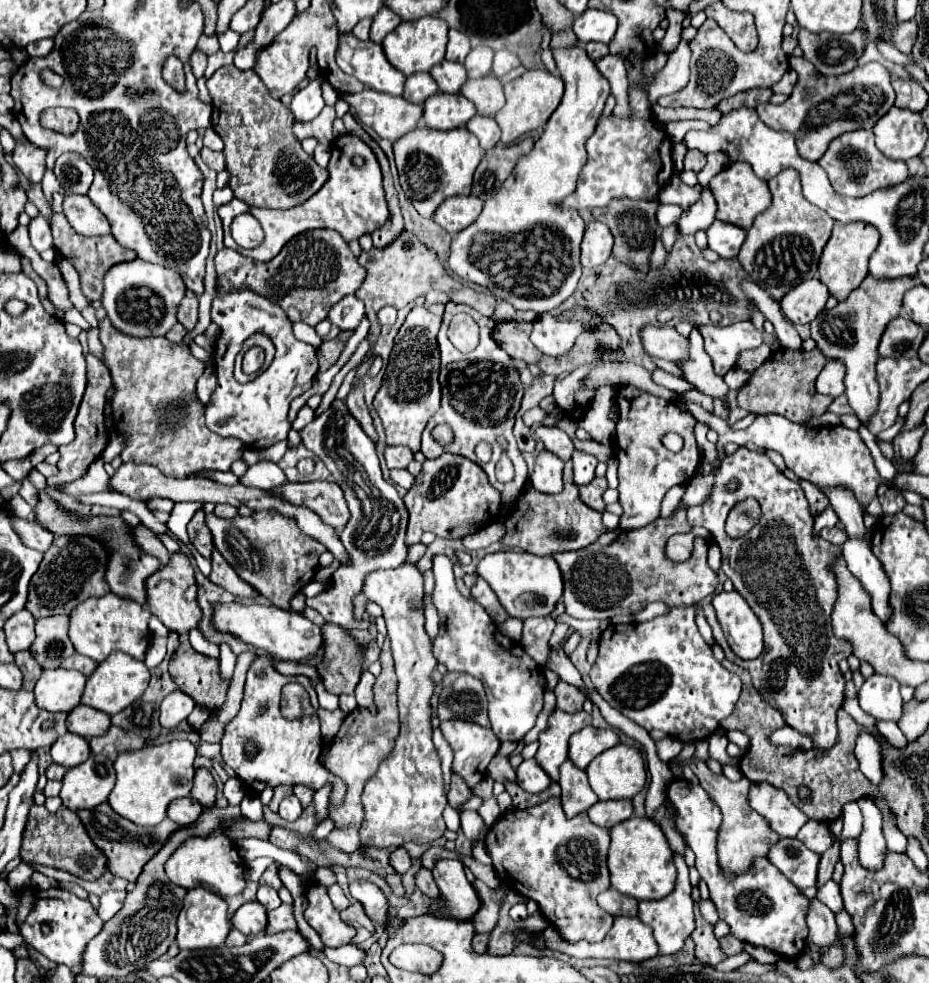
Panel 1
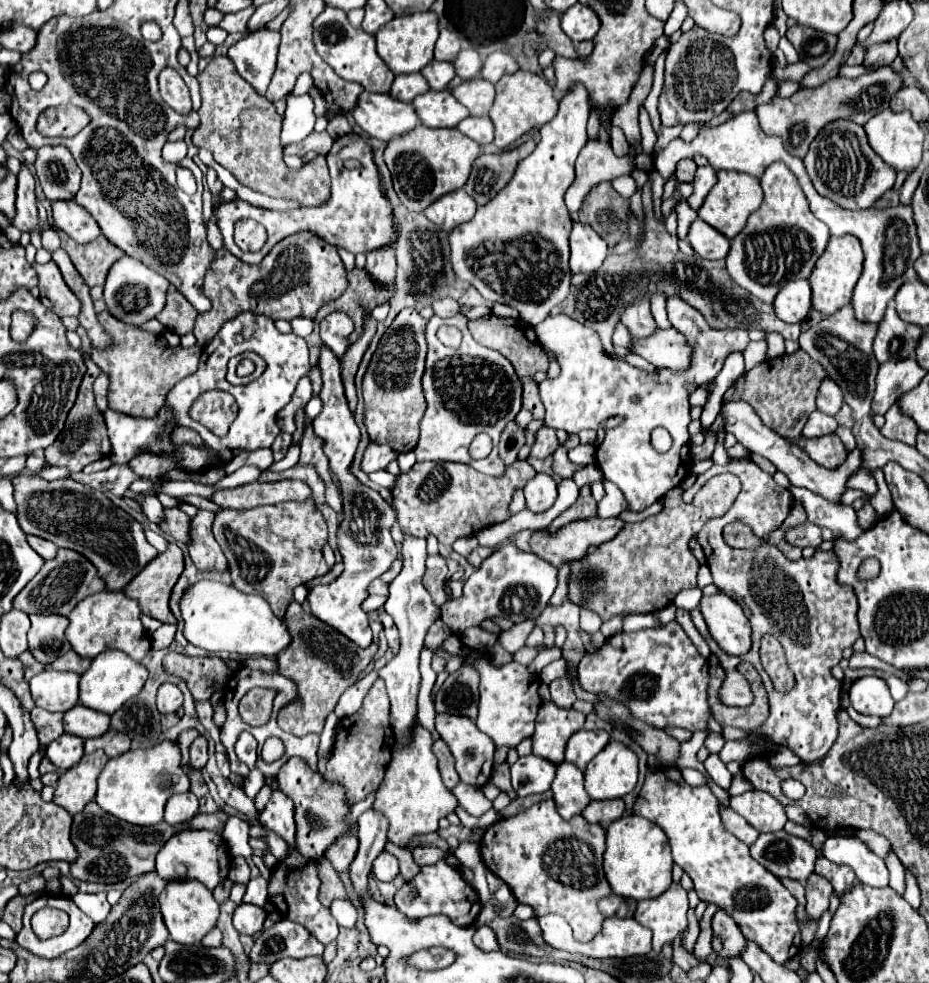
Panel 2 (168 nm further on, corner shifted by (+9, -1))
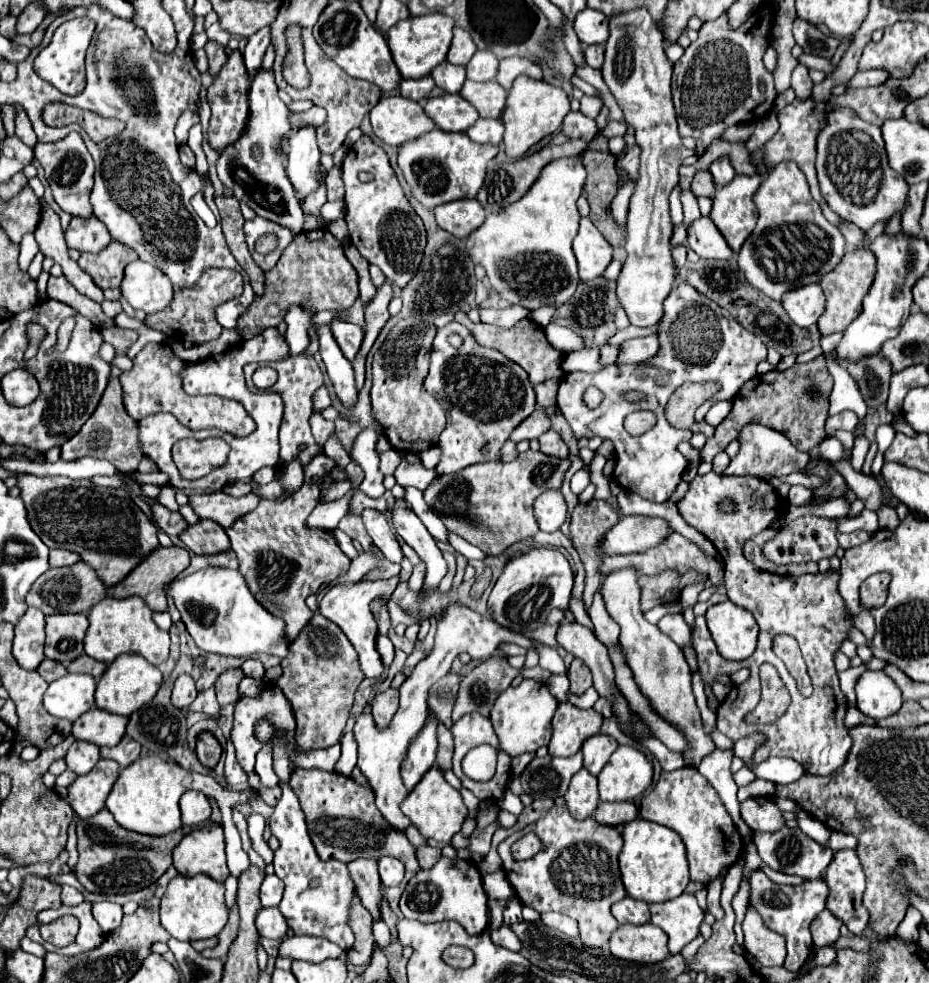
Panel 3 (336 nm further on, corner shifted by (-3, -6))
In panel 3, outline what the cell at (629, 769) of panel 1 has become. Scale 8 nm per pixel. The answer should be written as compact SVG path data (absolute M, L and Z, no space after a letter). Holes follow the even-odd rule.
M619 746L599 774L603 802L623 802L641 796L653 780L649 758L633 746Z

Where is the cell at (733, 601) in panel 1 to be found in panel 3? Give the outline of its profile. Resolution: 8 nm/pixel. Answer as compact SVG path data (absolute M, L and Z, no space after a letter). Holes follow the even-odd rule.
M727 600L711 606L705 618L723 658L745 660L755 652L759 628L749 610Z

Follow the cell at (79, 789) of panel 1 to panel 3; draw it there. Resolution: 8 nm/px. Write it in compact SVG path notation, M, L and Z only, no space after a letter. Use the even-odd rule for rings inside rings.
M99 760L95 768L79 776L69 786L67 802L79 818L89 818L105 806L105 798L119 776L119 764L113 760Z

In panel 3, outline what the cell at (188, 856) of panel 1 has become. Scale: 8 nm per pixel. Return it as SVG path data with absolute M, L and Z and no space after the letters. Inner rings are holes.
M209 826L191 830L173 850L173 866L181 876L207 874L223 884L229 876L223 828Z

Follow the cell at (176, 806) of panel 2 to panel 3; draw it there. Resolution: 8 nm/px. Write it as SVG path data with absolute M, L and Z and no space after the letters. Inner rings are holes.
M189 790L181 796L181 820L185 826L201 826L211 816L209 798L201 792Z

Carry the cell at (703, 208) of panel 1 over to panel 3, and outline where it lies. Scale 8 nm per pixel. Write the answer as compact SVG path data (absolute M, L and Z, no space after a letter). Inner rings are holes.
M721 158L721 160L713 162L713 164L709 166L709 172L711 172L717 188L729 184L729 182L735 178L735 170L733 170L733 166L729 164L729 158Z

